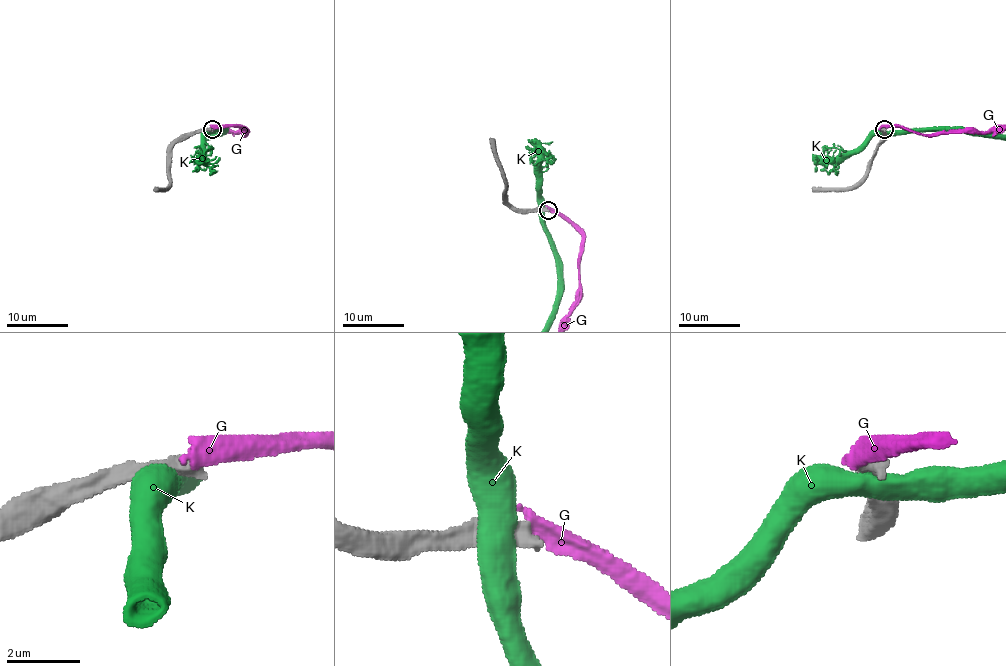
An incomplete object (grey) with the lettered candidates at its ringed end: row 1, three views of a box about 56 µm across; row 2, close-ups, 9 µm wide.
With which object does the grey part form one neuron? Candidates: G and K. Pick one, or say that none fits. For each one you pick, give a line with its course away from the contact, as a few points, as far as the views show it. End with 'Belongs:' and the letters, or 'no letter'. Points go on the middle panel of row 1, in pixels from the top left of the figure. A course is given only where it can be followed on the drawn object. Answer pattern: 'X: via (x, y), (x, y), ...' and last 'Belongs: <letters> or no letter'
Belongs: no letter

